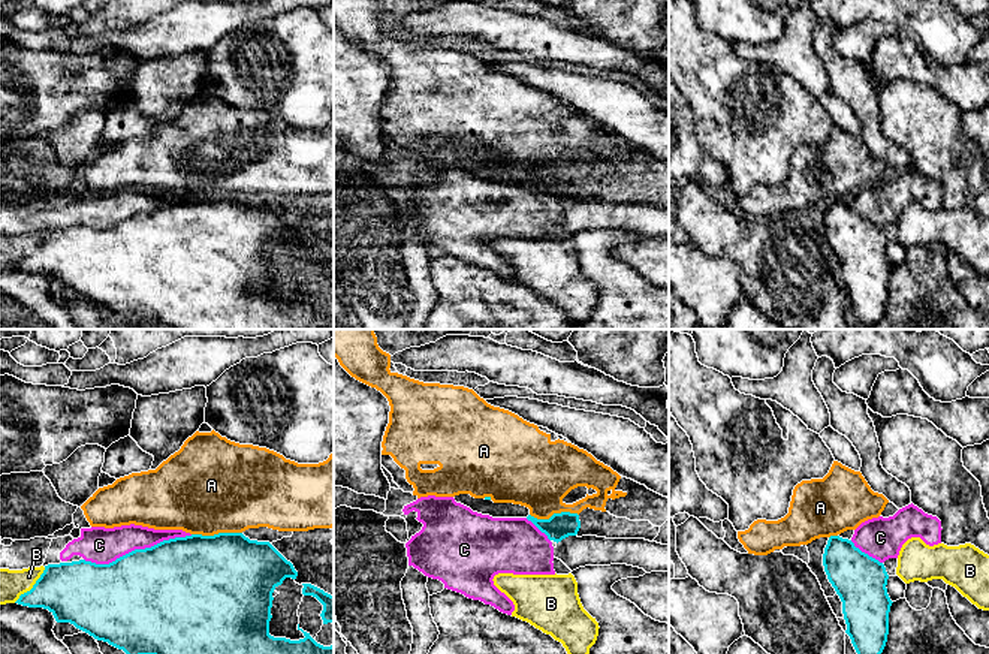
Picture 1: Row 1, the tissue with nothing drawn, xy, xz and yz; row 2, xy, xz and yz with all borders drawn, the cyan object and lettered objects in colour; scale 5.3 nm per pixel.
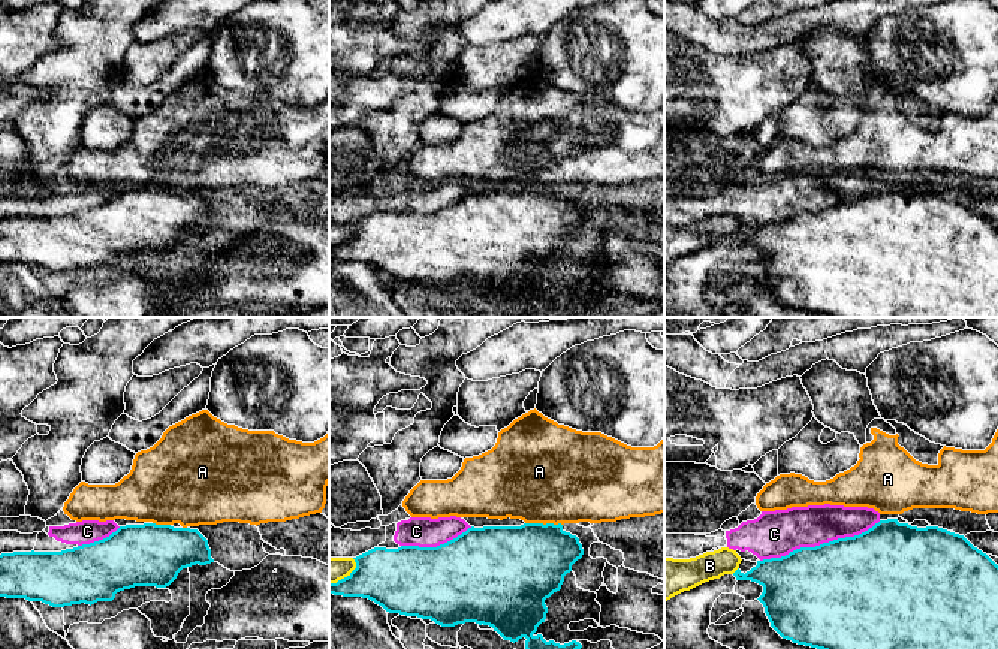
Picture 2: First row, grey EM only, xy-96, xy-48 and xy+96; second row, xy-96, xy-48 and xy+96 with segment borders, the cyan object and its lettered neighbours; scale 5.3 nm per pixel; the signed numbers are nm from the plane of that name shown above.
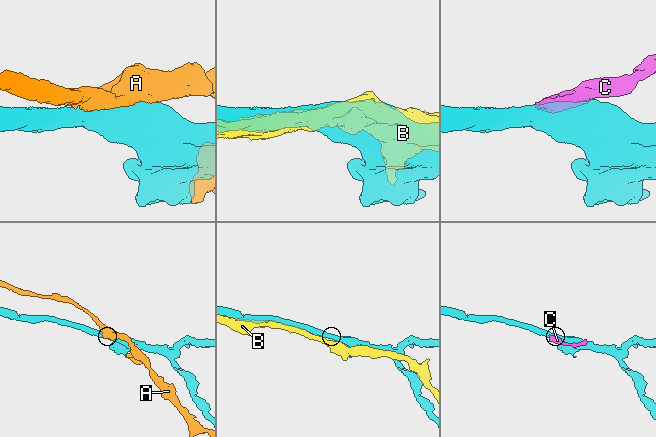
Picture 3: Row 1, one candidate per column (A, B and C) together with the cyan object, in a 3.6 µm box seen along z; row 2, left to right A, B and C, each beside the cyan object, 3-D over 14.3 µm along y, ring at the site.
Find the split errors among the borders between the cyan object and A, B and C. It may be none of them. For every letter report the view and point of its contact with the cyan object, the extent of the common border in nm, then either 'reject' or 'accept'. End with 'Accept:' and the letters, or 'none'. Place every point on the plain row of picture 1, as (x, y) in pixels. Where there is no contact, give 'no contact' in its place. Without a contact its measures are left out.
A: contact xy (216, 199); length 280 nm; reject
B: contact xy (33, 252); length 260 nm; reject
C: contact xy (138, 214); length 600 nm; reject
Accept: none

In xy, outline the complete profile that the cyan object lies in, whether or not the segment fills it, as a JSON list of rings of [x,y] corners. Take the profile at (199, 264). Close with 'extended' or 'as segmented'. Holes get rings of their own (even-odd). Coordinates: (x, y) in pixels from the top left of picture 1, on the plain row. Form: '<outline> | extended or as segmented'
[[[242,198],[192,199],[135,214],[109,229],[79,224],[48,229],[33,253],[15,266],[48,274],[57,287],[70,287],[97,305],[123,314],[129,322],[156,320],[172,329],[325,329],[334,326],[334,308],[323,311],[299,289],[304,304],[269,299],[272,257],[298,236],[269,207],[250,205]]] | as segmented

